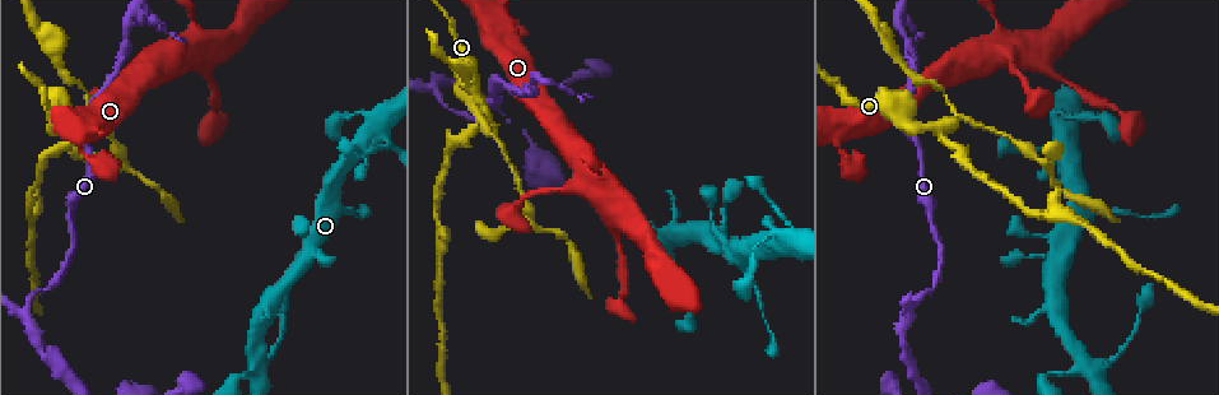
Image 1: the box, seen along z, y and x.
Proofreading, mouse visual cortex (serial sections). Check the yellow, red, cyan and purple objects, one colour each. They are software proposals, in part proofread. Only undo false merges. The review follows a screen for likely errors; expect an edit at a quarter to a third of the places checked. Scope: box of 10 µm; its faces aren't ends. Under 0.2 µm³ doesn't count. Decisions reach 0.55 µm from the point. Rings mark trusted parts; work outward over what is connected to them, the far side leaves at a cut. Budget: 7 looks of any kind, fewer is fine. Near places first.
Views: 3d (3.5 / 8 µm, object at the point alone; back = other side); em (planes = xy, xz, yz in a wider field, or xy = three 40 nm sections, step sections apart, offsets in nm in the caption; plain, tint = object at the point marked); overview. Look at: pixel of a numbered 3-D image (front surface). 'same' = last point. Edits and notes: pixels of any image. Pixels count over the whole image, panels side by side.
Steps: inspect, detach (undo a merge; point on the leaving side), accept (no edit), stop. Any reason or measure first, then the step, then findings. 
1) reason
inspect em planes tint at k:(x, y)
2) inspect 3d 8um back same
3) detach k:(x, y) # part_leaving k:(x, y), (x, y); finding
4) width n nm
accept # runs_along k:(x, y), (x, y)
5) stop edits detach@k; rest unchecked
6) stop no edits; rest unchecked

abrupt turn
inspect 3d 3.5um at 1:(1010, 57)

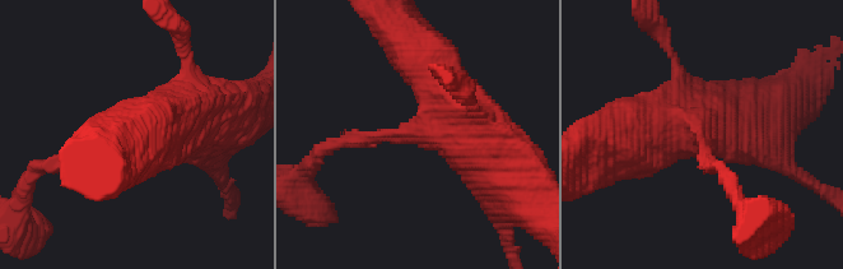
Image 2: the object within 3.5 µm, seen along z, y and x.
inspect em xy step 5 tint at 2:(703, 134)

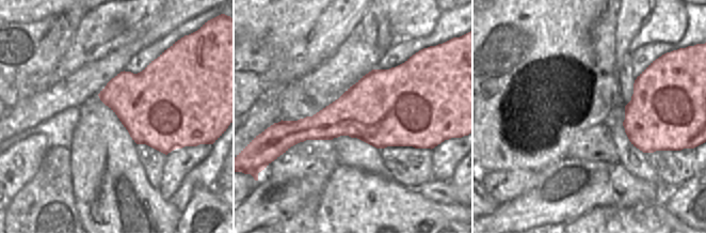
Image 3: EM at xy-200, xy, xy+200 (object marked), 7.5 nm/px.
accept # runs_along 2:(414, 45), (503, 179); all the same cell

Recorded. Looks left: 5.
sharp bend
inspect 3d 3.5um at 1:(900, 18)

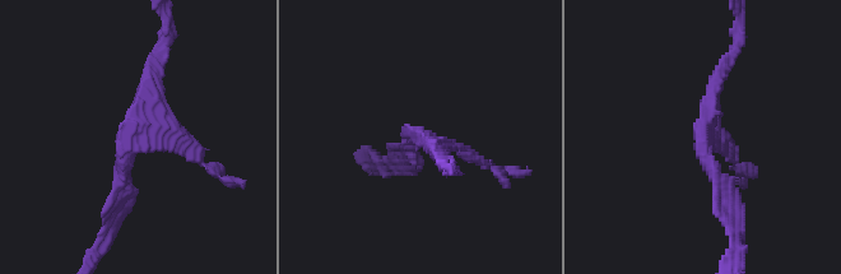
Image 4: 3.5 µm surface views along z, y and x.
now the EM
inspect em xy step 3 tint at 4:(413, 132)

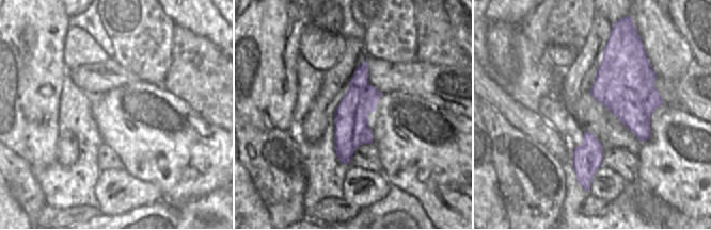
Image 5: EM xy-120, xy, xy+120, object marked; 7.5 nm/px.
accept # runs_along 4:(119, 213), (139, 128), (194, 154); all the same cell

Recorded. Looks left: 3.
three arms meet
inspect em planes tint at 1:(493, 125)

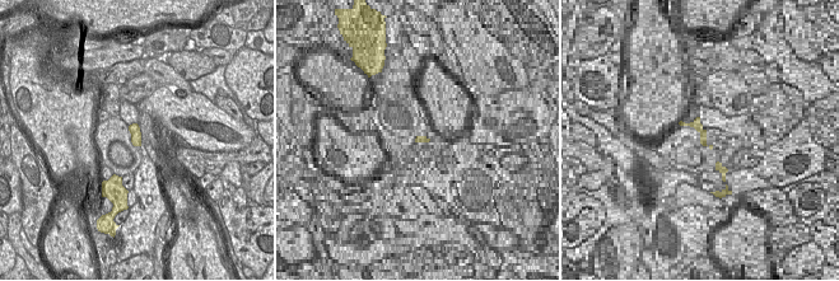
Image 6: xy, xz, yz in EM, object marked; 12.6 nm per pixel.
wider look
inspect 3d 3.5um back same

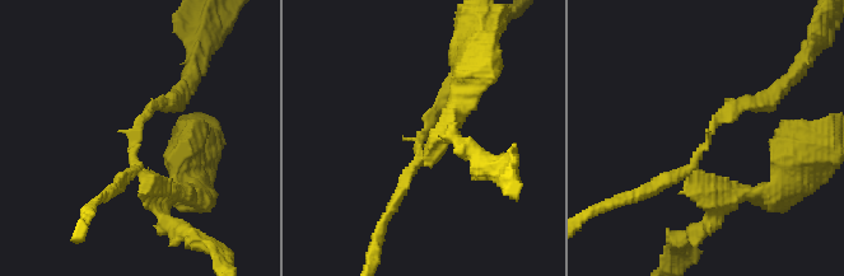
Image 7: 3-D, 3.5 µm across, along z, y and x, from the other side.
arms 3; arm_widths 150, 150, 200 nm
detach 7:(654, 187) # part_leaving 7:(688, 171), (602, 206); two cells meet here

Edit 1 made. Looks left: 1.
stop edits detach@7; rest unchecked

